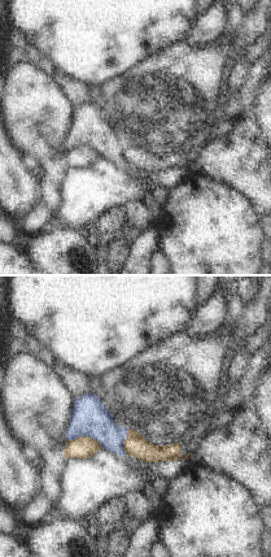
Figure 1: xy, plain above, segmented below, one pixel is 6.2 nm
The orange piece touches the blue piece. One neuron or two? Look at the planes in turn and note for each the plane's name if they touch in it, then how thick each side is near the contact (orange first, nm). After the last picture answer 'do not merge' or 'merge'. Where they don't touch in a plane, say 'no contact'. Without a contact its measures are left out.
contact in xy; calibres 140 and 220 nm

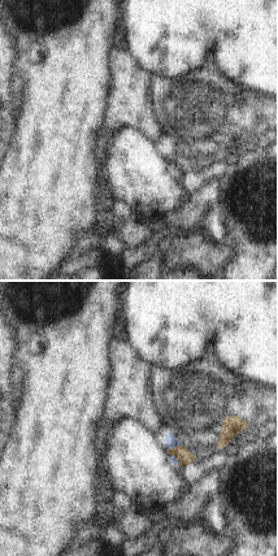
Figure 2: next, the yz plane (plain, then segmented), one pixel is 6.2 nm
contact in yz; calibres 90 and 70 nm

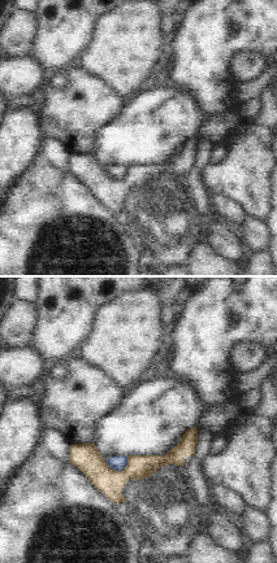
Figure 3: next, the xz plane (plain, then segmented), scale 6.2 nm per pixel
contact in xz; calibres 170 and 100 nm

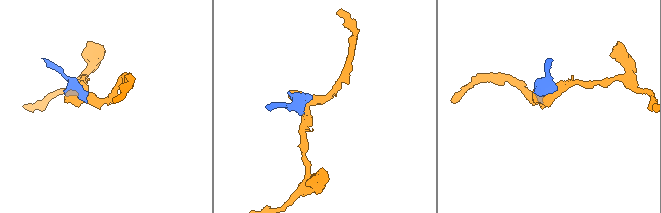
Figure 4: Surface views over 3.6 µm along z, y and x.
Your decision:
do not merge

